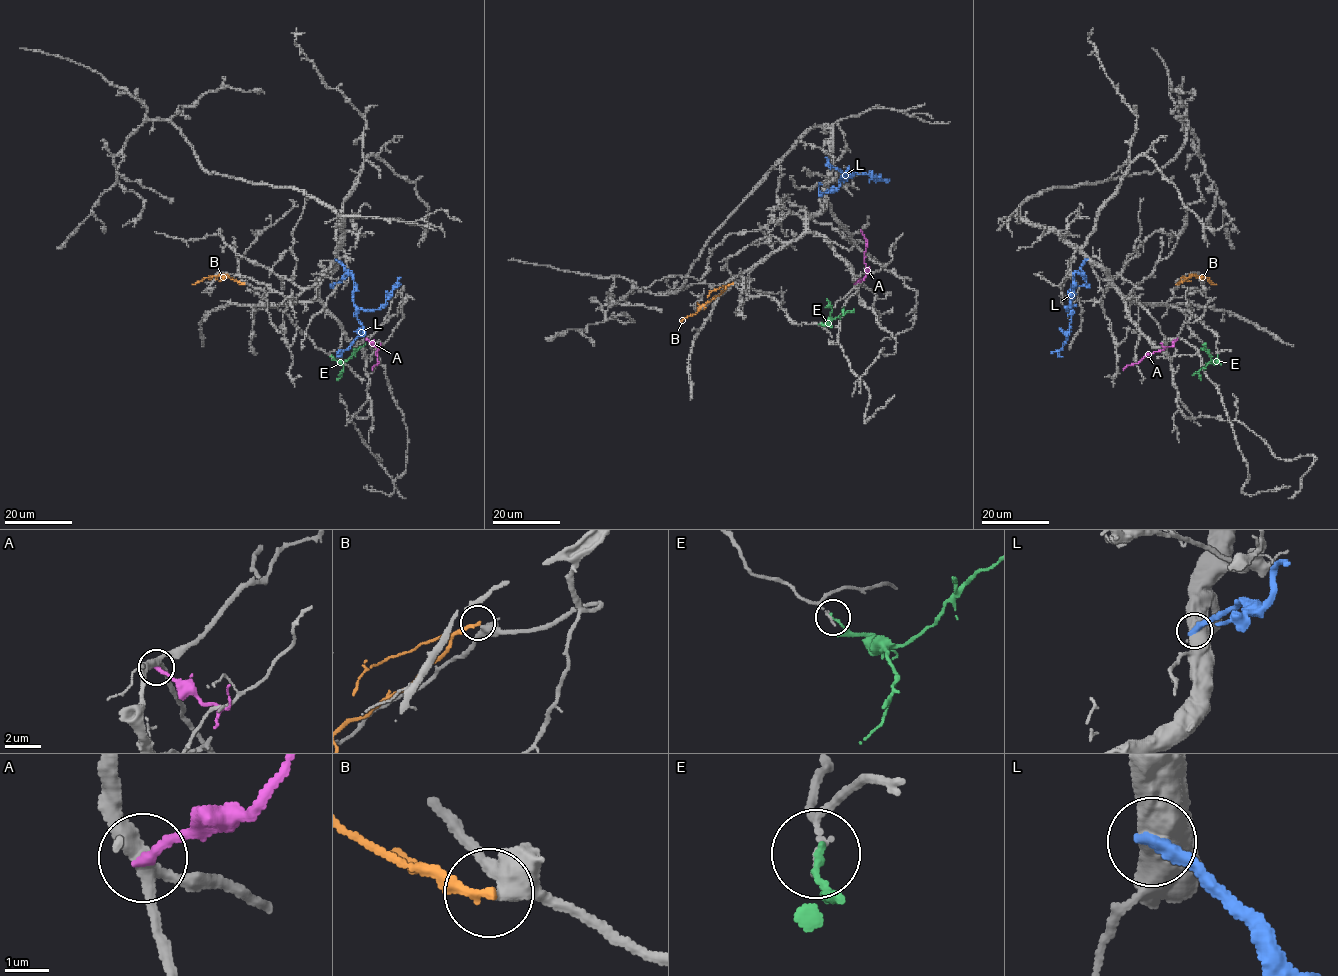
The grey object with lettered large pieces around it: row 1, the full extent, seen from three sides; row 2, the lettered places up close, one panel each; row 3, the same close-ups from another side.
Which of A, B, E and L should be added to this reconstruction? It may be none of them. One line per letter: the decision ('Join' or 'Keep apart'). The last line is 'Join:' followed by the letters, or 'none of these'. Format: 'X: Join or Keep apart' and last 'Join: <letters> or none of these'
A: Keep apart
B: Keep apart
E: Keep apart
L: Keep apart
Join: none of these

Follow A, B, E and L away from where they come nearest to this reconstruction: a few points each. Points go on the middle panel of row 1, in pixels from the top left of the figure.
A: (855, 283), (866, 275), (863, 259), (867, 242), (860, 230)
B: (731, 283), (680, 322)
E: (820, 324), (826, 324), (847, 312), (853, 312)
L: (824, 193), (837, 188), (842, 177), (851, 176), (836, 168), (825, 157)

